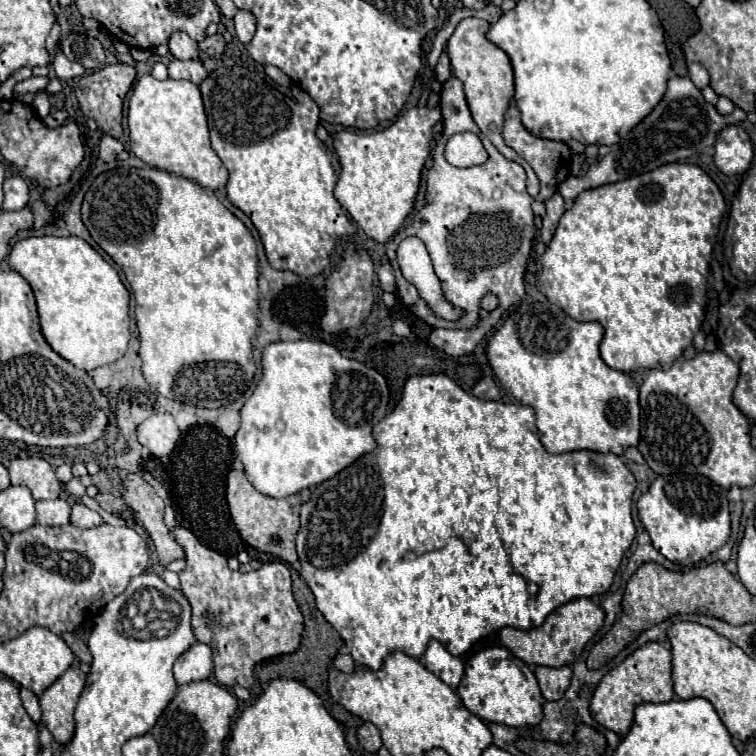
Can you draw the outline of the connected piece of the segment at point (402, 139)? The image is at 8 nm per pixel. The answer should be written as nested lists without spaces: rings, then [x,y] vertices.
[[[417,106],[397,118],[387,130],[371,134],[341,130],[335,136],[335,152],[341,162],[335,198],[369,238],[387,242],[399,232],[401,224],[413,210],[421,184],[421,170],[431,154],[433,126],[437,122],[441,122],[439,106]]]

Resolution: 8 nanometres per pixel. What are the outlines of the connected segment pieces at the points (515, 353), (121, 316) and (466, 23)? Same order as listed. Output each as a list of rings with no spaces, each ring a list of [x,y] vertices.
[[[523,302],[507,316],[501,328],[497,328],[487,342],[485,352],[495,376],[515,400],[525,406],[533,406],[539,438],[549,454],[595,450],[621,456],[629,446],[637,446],[639,442],[639,386],[629,374],[613,370],[601,360],[597,350],[601,340],[603,326],[599,322],[577,322],[565,316],[565,312],[555,304],[543,308],[541,304],[529,306]]]
[[[31,236],[13,246],[9,266],[31,284],[37,298],[43,336],[59,356],[73,366],[91,372],[99,366],[113,364],[125,354],[129,344],[129,292],[123,286],[119,272],[89,242],[79,236]]]
[[[463,18],[447,42],[447,52],[451,58],[453,74],[465,84],[465,96],[467,96],[475,124],[499,150],[503,150],[505,148],[505,142],[501,136],[503,116],[515,92],[513,66],[509,56],[491,40],[487,40],[485,36],[487,30],[489,30],[489,22],[479,18]]]

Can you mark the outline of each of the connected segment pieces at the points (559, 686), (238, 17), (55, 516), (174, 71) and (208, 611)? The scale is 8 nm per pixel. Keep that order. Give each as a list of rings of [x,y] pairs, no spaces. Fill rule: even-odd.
[[[537,666],[535,676],[537,676],[539,688],[547,700],[561,700],[563,692],[569,688],[573,672],[569,666],[561,666],[561,668]]]
[[[239,10],[235,16],[233,16],[233,22],[235,22],[235,30],[237,30],[237,38],[247,44],[253,34],[255,34],[255,26],[257,26],[257,20],[251,12],[247,10]]]
[[[63,498],[37,502],[37,522],[43,526],[63,526],[69,522],[71,504]]]
[[[171,60],[169,62],[169,78],[201,84],[207,76],[209,72],[205,70],[201,60]]]
[[[175,526],[173,536],[185,548],[187,568],[179,574],[179,582],[193,608],[193,632],[213,650],[215,680],[221,686],[251,688],[253,668],[261,660],[291,654],[301,644],[303,614],[293,592],[289,598],[289,568],[271,562],[253,572],[235,572],[229,570],[223,554],[203,546],[191,530]]]

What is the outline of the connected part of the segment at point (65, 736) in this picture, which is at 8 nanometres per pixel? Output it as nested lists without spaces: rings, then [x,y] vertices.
[[[71,666],[53,686],[49,686],[41,702],[43,722],[51,730],[53,738],[59,744],[69,744],[73,732],[75,732],[75,718],[73,710],[77,706],[77,700],[85,688],[85,672],[81,672],[77,666]]]

